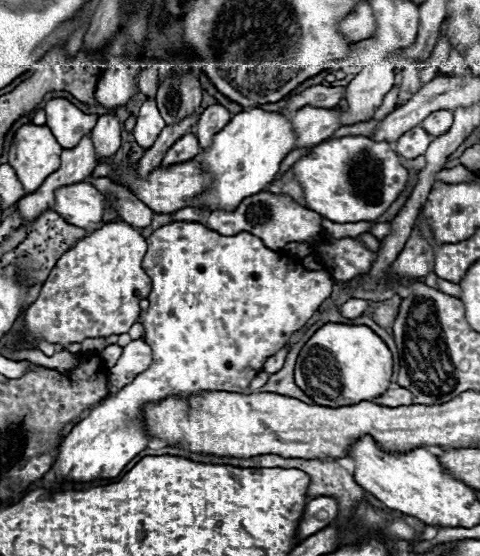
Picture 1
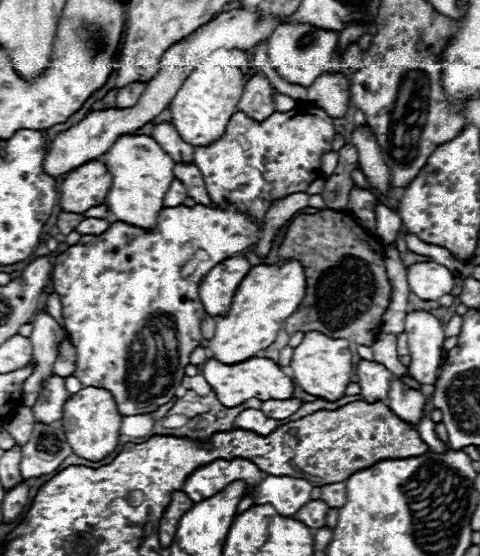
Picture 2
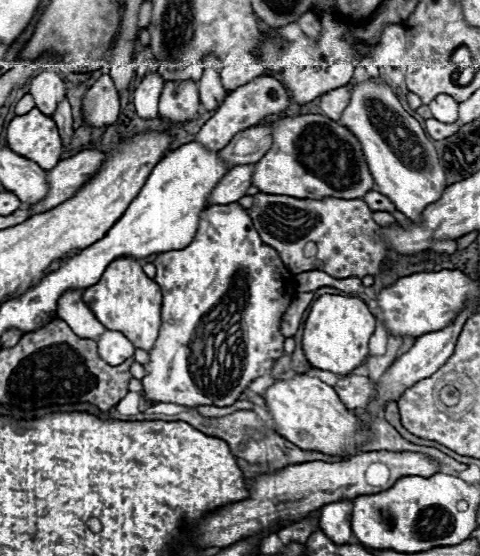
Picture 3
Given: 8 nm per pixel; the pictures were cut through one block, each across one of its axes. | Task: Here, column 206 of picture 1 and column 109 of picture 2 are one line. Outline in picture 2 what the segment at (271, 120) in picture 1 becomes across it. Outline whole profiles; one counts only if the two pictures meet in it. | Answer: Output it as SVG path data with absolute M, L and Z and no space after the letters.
M122 134L104 154L104 164L112 174L112 186L106 196L106 206L110 214L120 222L134 224L138 228L154 228L156 216L164 208L164 194L174 180L174 160L154 138L144 134Z

